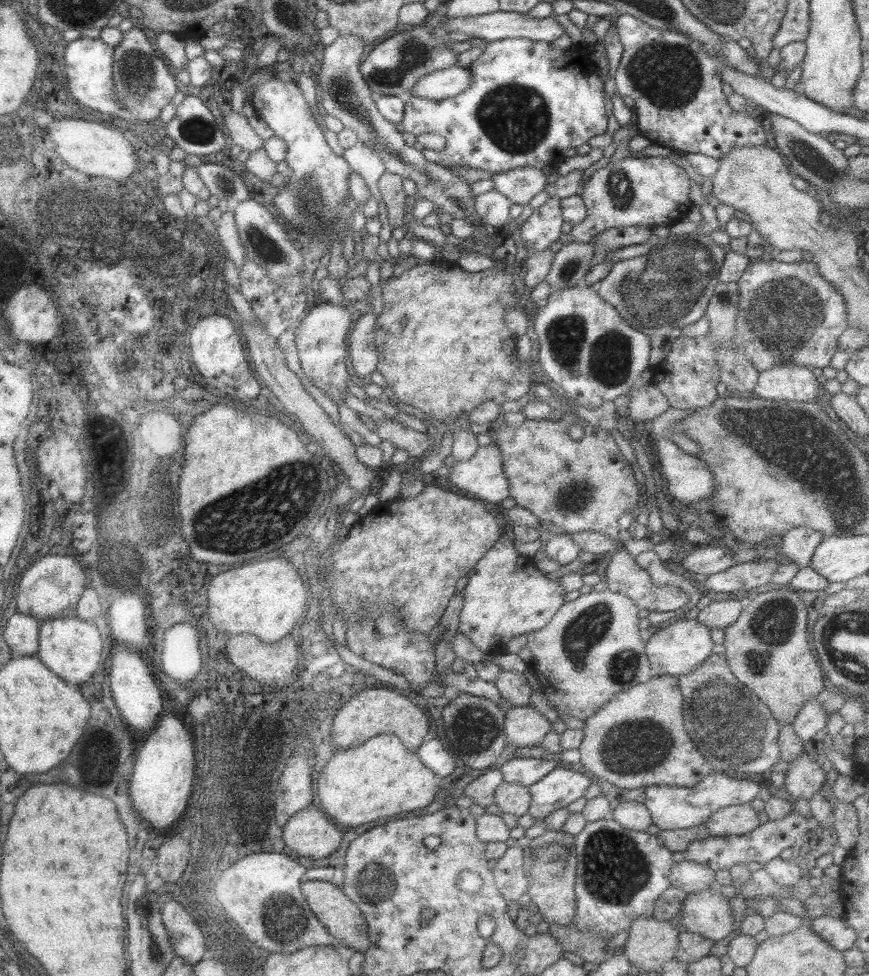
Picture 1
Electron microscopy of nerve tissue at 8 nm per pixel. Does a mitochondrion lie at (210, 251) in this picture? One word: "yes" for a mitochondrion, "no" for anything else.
yes

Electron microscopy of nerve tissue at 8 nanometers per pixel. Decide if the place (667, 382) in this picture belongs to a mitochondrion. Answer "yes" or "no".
no

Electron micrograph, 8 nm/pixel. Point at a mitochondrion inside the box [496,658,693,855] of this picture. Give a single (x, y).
(631, 749)

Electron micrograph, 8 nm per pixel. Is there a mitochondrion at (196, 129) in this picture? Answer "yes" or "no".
yes

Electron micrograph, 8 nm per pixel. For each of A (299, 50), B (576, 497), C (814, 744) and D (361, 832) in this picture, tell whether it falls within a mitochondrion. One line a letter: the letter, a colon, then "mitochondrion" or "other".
A: other
B: mitochondrion
C: other
D: other

